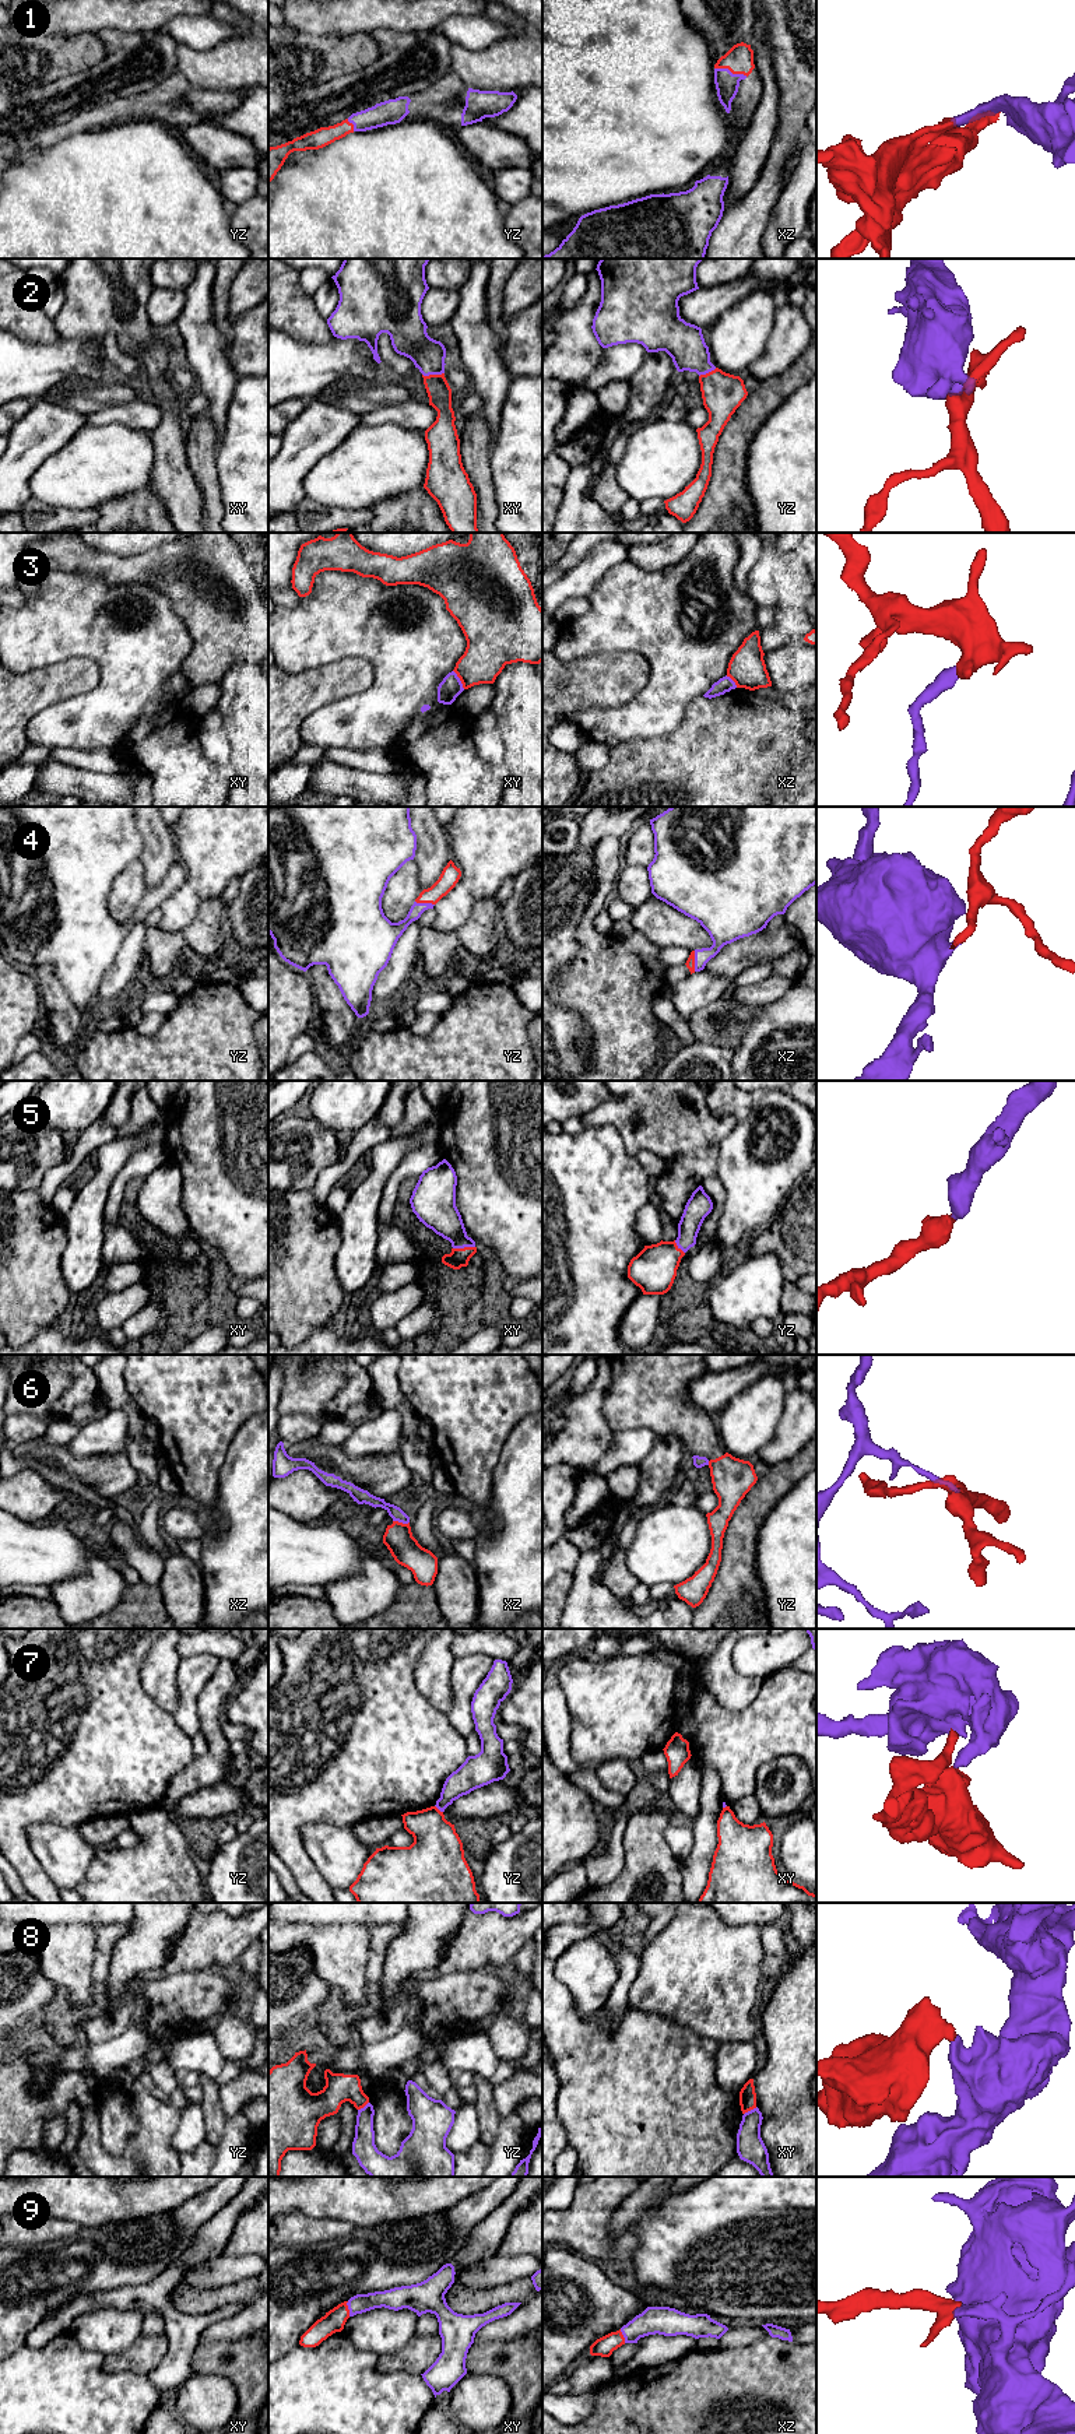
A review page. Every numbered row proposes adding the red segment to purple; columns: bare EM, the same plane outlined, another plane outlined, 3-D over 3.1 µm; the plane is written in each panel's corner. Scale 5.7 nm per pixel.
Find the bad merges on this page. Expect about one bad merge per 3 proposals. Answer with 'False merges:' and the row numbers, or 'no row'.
False merges: 3, 6, 7, 8

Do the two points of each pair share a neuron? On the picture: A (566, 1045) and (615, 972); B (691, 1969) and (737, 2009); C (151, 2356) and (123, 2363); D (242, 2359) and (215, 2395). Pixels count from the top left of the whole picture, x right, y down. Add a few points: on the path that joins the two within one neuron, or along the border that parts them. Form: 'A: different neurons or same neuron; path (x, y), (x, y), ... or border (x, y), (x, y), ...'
A: different neurons; border (557, 1004), (572, 1010), (585, 1022), (586, 1052)
B: same neuron; path (702, 1977), (726, 2001)
C: same neuron; path (144, 2356), (130, 2362)
D: different neurons; border (195, 2373), (224, 2375), (234, 2385), (238, 2402)

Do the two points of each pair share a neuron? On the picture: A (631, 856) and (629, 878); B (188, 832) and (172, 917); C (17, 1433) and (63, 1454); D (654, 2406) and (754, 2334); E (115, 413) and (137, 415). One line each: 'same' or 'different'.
A: different
B: same
C: different
D: different
E: same

